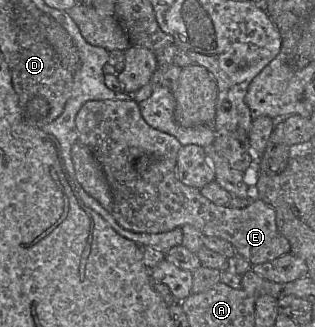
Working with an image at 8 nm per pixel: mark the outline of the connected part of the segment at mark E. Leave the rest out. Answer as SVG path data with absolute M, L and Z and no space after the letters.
M135 100L87 101L78 111L75 125L77 142L92 151L103 170L112 194L110 213L124 229L158 234L191 225L205 236L228 241L236 255L253 265L291 253L288 240L277 228L275 210L261 199L252 199L245 208L219 206L205 198L199 189L183 184L176 176L181 143L149 126Z

